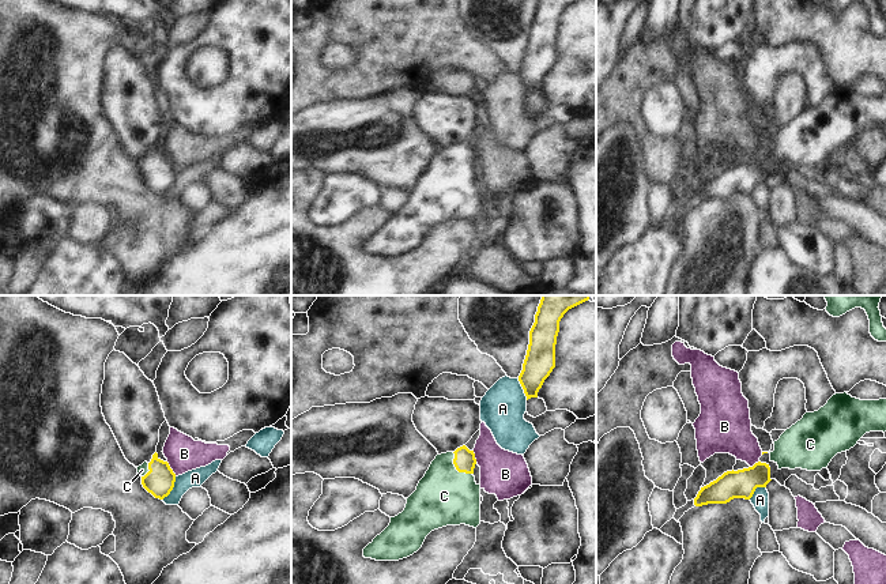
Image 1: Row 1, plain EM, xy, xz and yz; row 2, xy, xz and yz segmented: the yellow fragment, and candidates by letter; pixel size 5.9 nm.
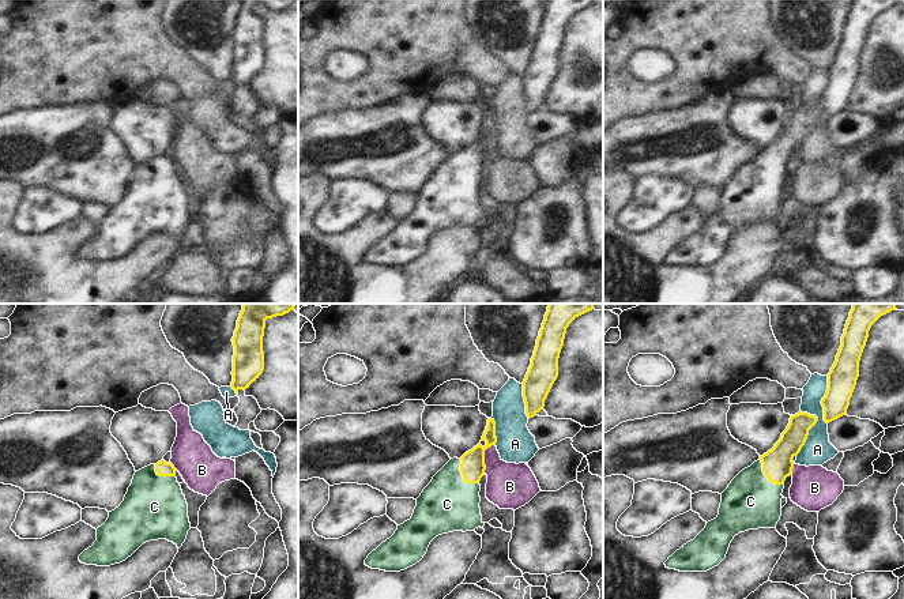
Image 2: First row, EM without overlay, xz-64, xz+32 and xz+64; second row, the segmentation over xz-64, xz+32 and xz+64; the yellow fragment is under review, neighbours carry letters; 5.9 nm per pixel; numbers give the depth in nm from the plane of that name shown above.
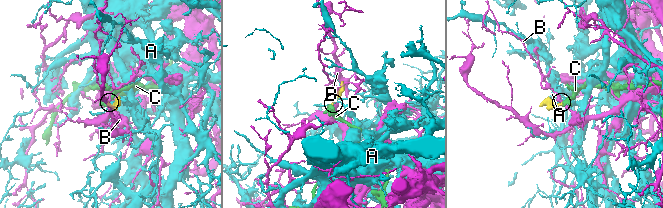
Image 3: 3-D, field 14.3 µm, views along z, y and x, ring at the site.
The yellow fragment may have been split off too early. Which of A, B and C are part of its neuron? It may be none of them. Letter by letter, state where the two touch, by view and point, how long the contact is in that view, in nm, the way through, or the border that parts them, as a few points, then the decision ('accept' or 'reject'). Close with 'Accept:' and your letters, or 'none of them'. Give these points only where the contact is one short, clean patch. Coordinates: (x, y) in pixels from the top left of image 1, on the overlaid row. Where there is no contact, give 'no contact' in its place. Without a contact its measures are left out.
A: contact xy (172, 489); length 170 nm; reject
B: contact xy (170, 468); length 110 nm; border xy (166, 462), (176, 475); reject
C: contact xz (456, 468); length 180 nm; way xz (464, 460), (456, 468), (444, 496); accept
Accept: C

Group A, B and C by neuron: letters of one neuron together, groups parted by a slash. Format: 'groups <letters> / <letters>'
groups A / B / C

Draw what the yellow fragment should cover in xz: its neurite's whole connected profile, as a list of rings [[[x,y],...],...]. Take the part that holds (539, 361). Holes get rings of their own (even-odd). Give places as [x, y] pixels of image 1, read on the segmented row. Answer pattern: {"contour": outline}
{"contour": [[[542,295],[519,381],[527,400],[538,398],[544,380],[555,368],[555,344],[563,314],[592,295]]]}

